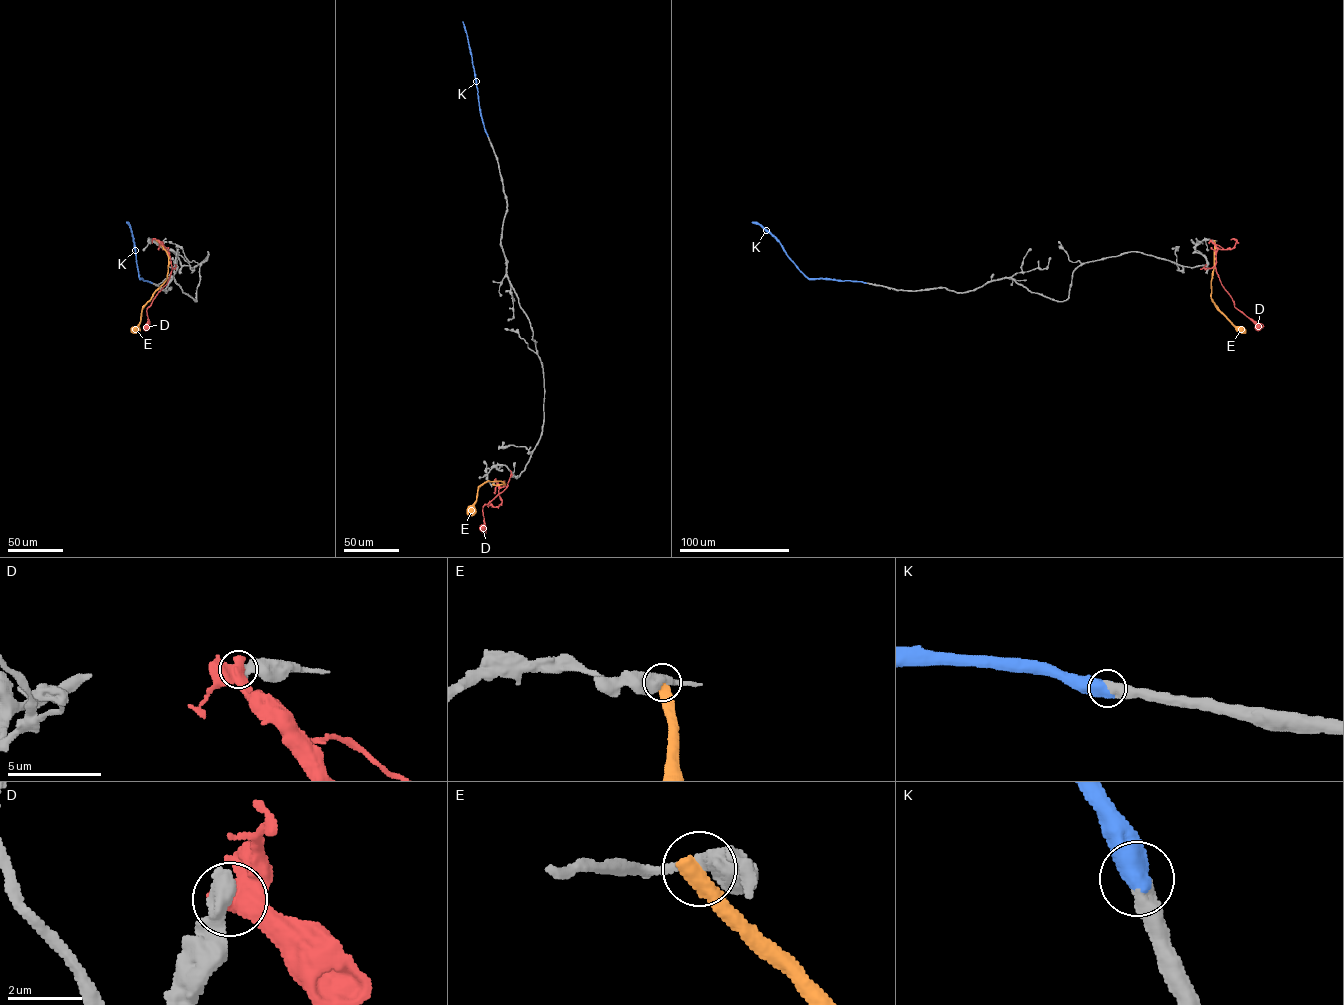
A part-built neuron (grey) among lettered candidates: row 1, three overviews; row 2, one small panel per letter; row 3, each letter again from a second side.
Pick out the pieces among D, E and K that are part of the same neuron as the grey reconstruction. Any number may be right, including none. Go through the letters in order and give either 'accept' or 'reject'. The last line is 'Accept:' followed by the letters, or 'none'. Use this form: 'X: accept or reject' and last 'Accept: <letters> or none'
D: reject
E: reject
K: accept
Accept: K

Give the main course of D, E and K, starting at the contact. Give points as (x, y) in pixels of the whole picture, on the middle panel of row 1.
D: (494, 481), (500, 487), (508, 485), (483, 506), (484, 534)
E: (493, 484), (505, 483), (487, 481), (482, 484), (469, 515)
K: (487, 136), (462, 22)

